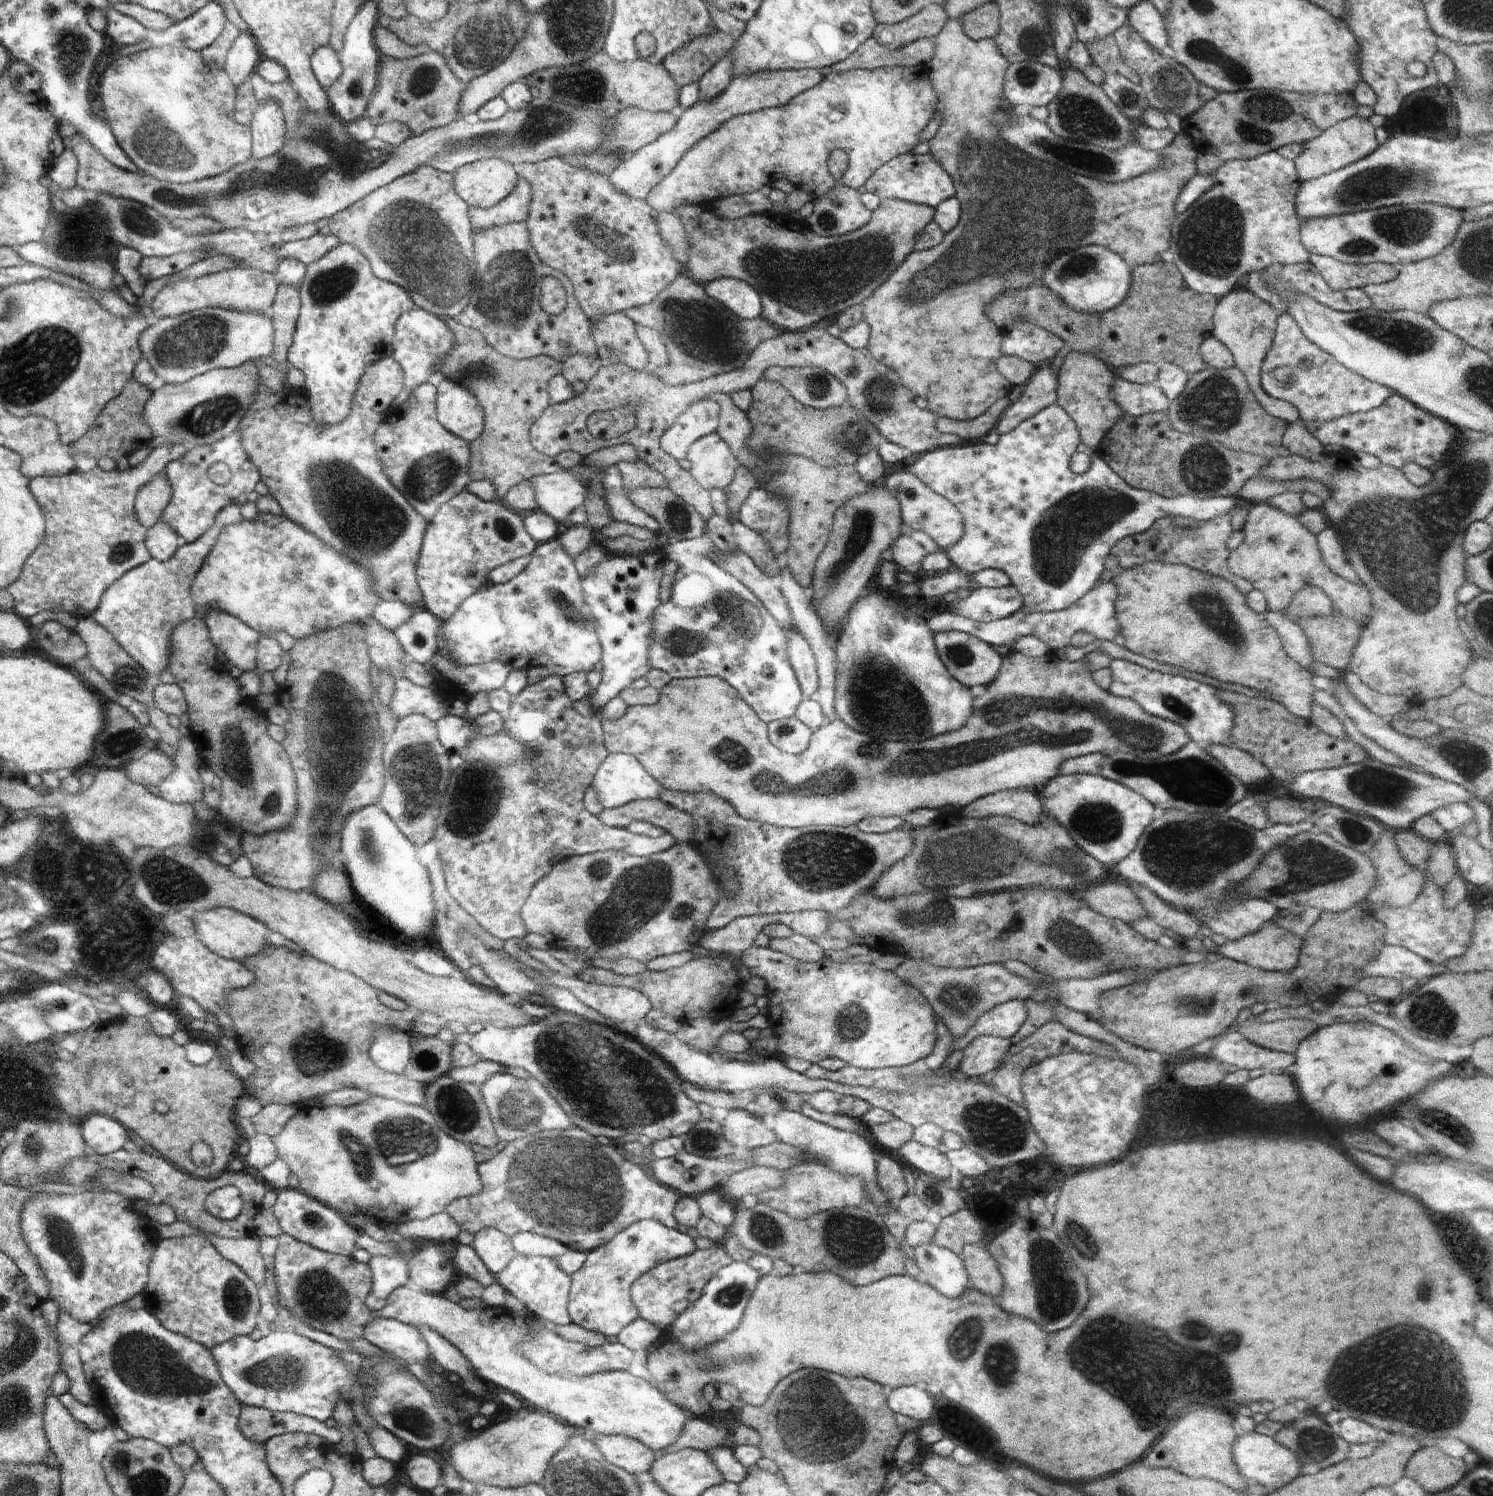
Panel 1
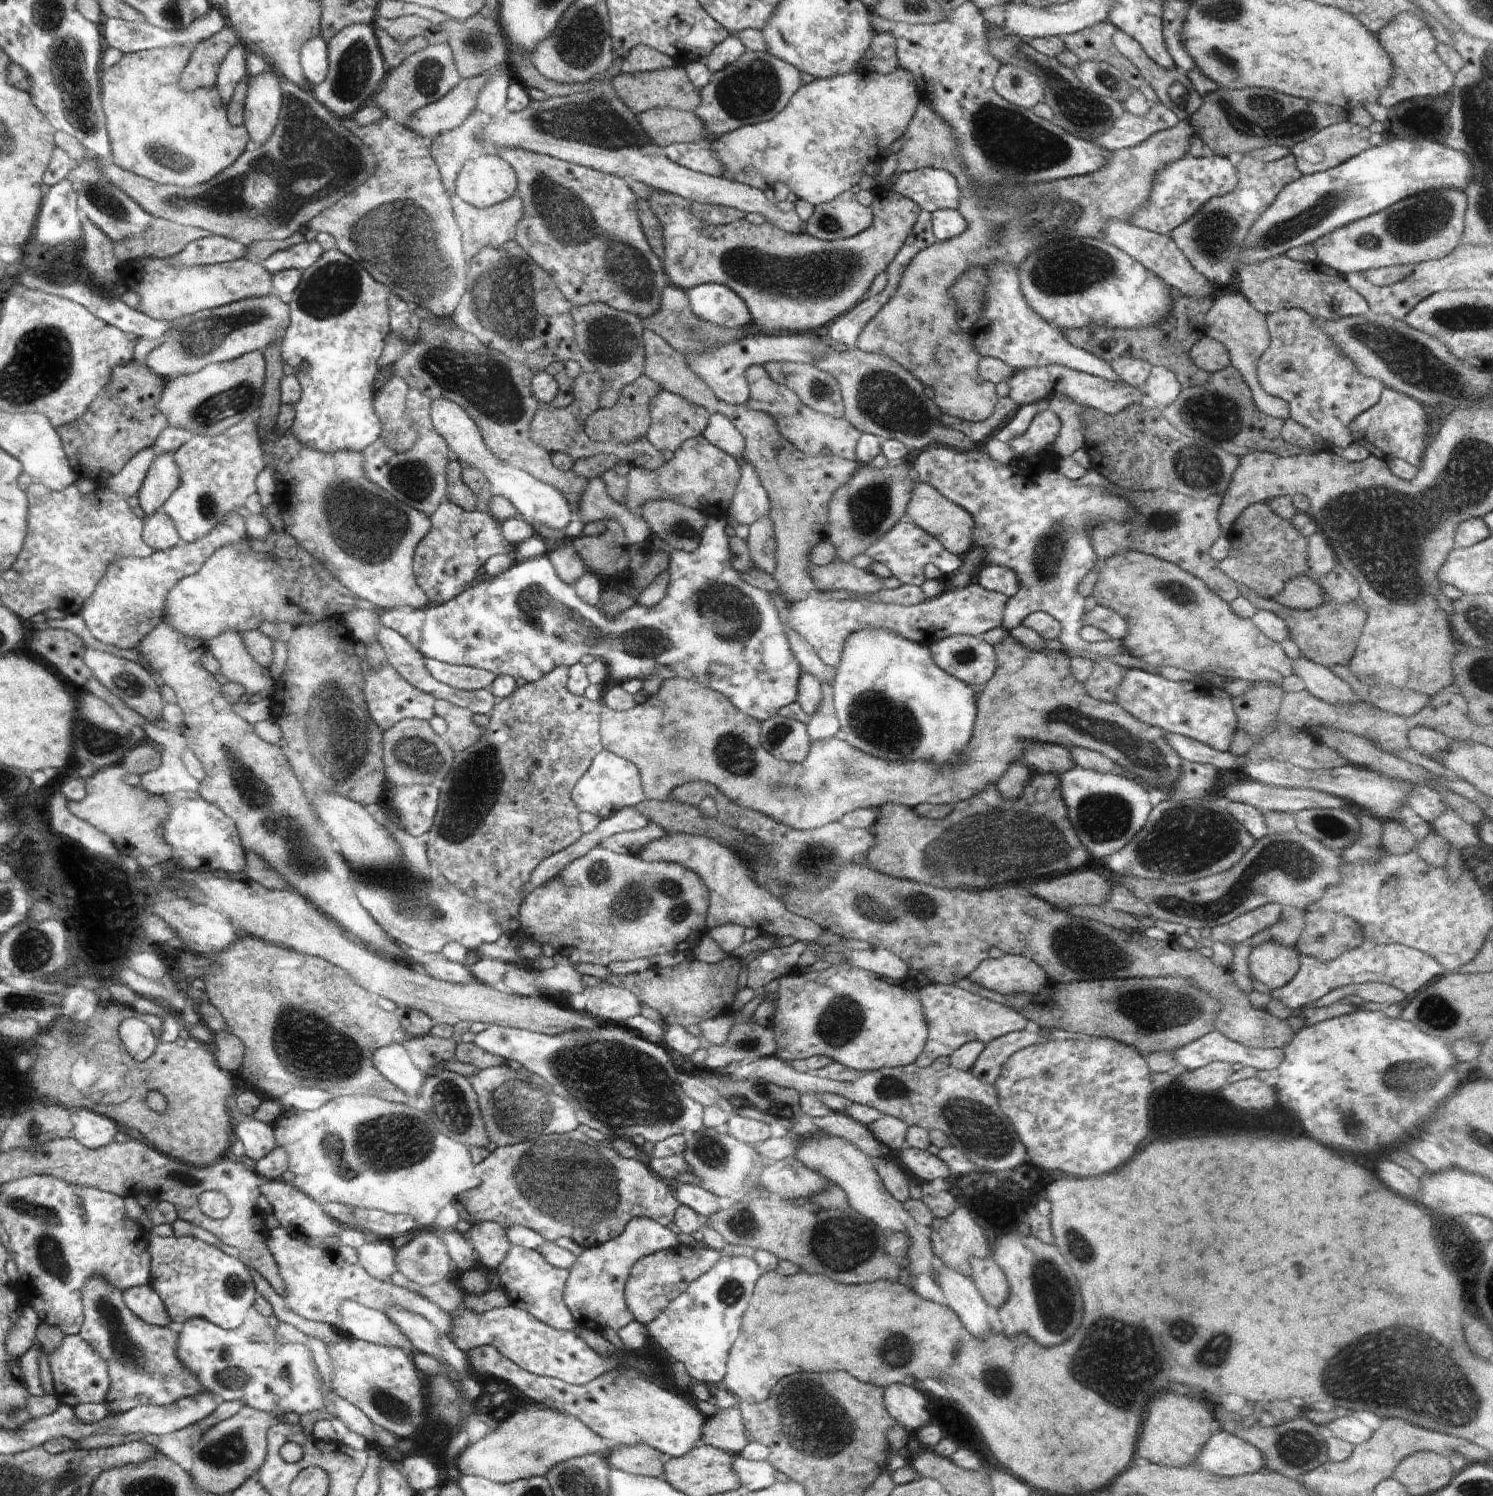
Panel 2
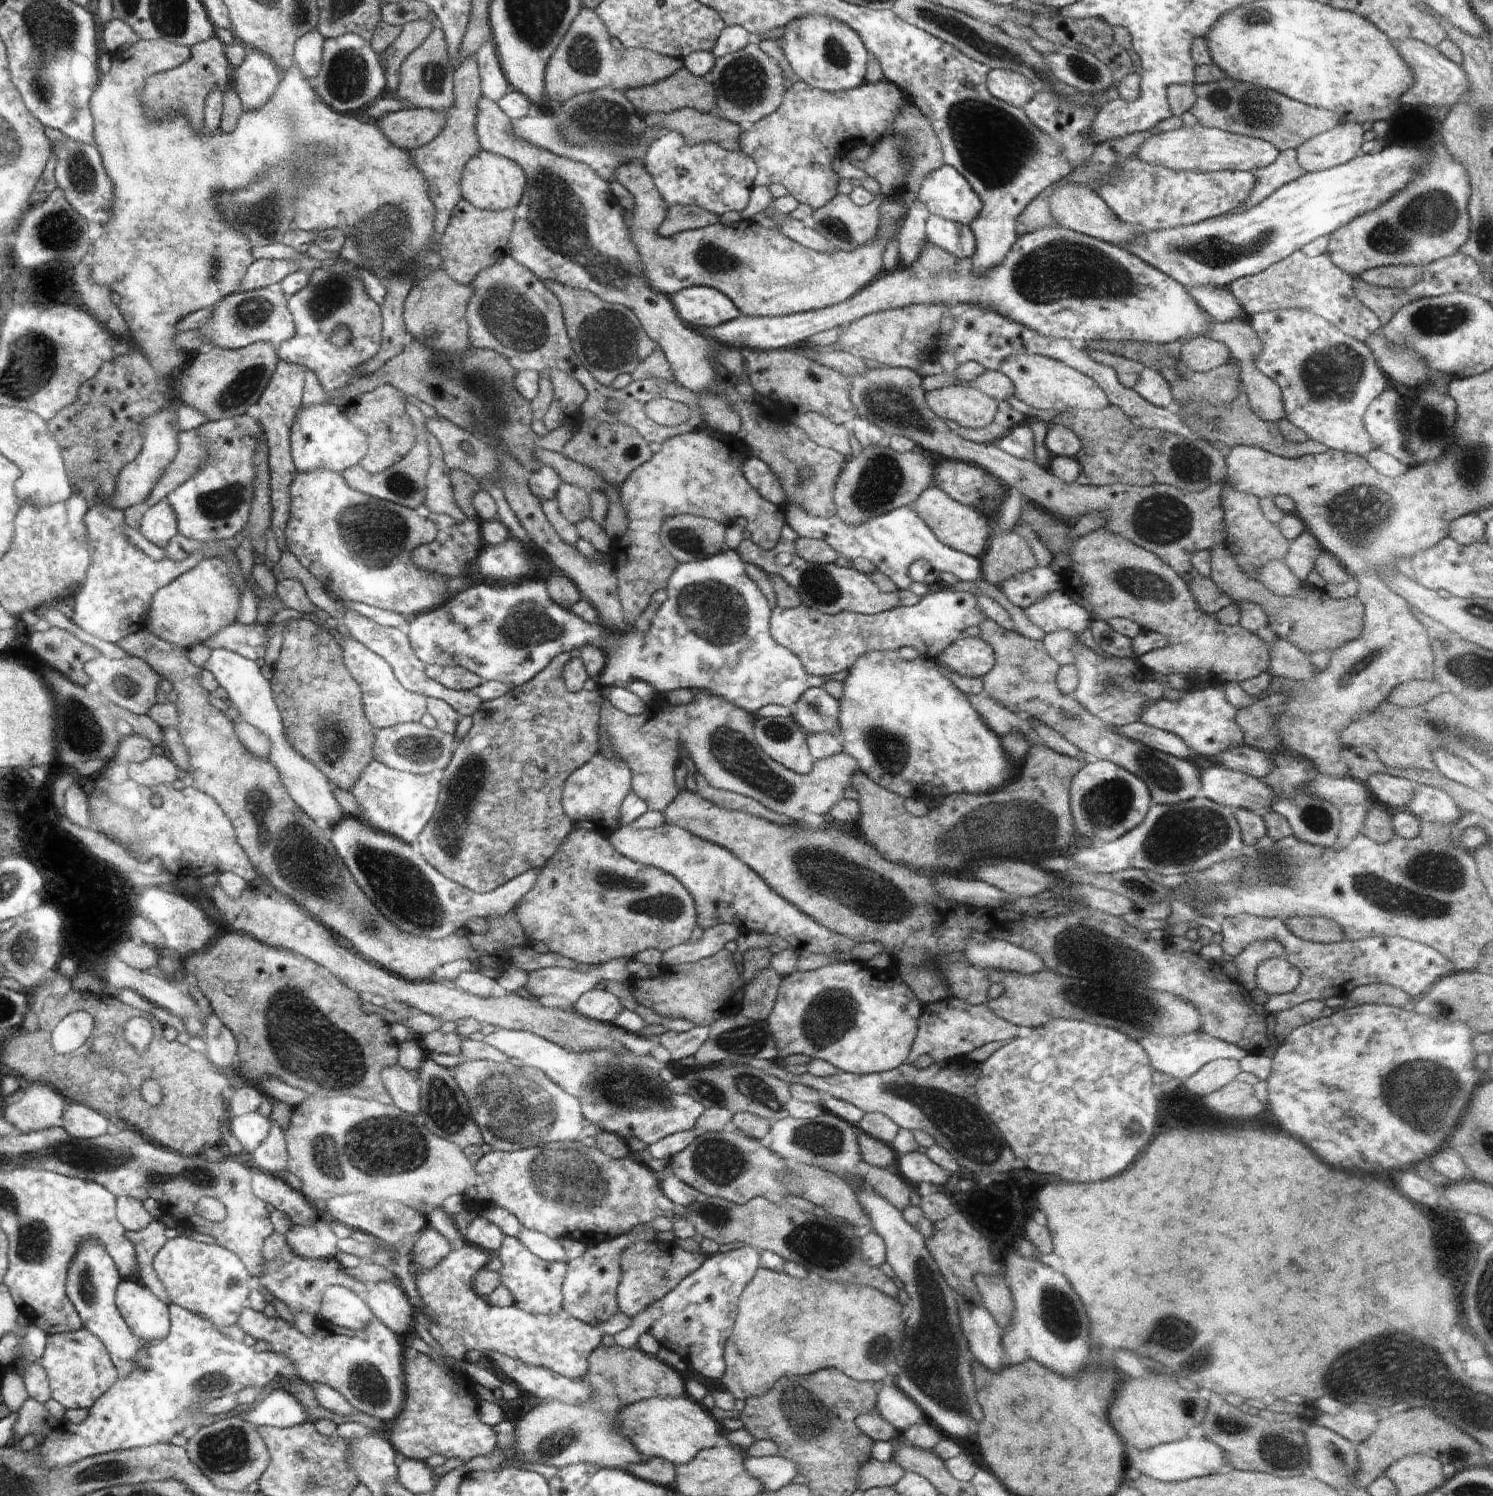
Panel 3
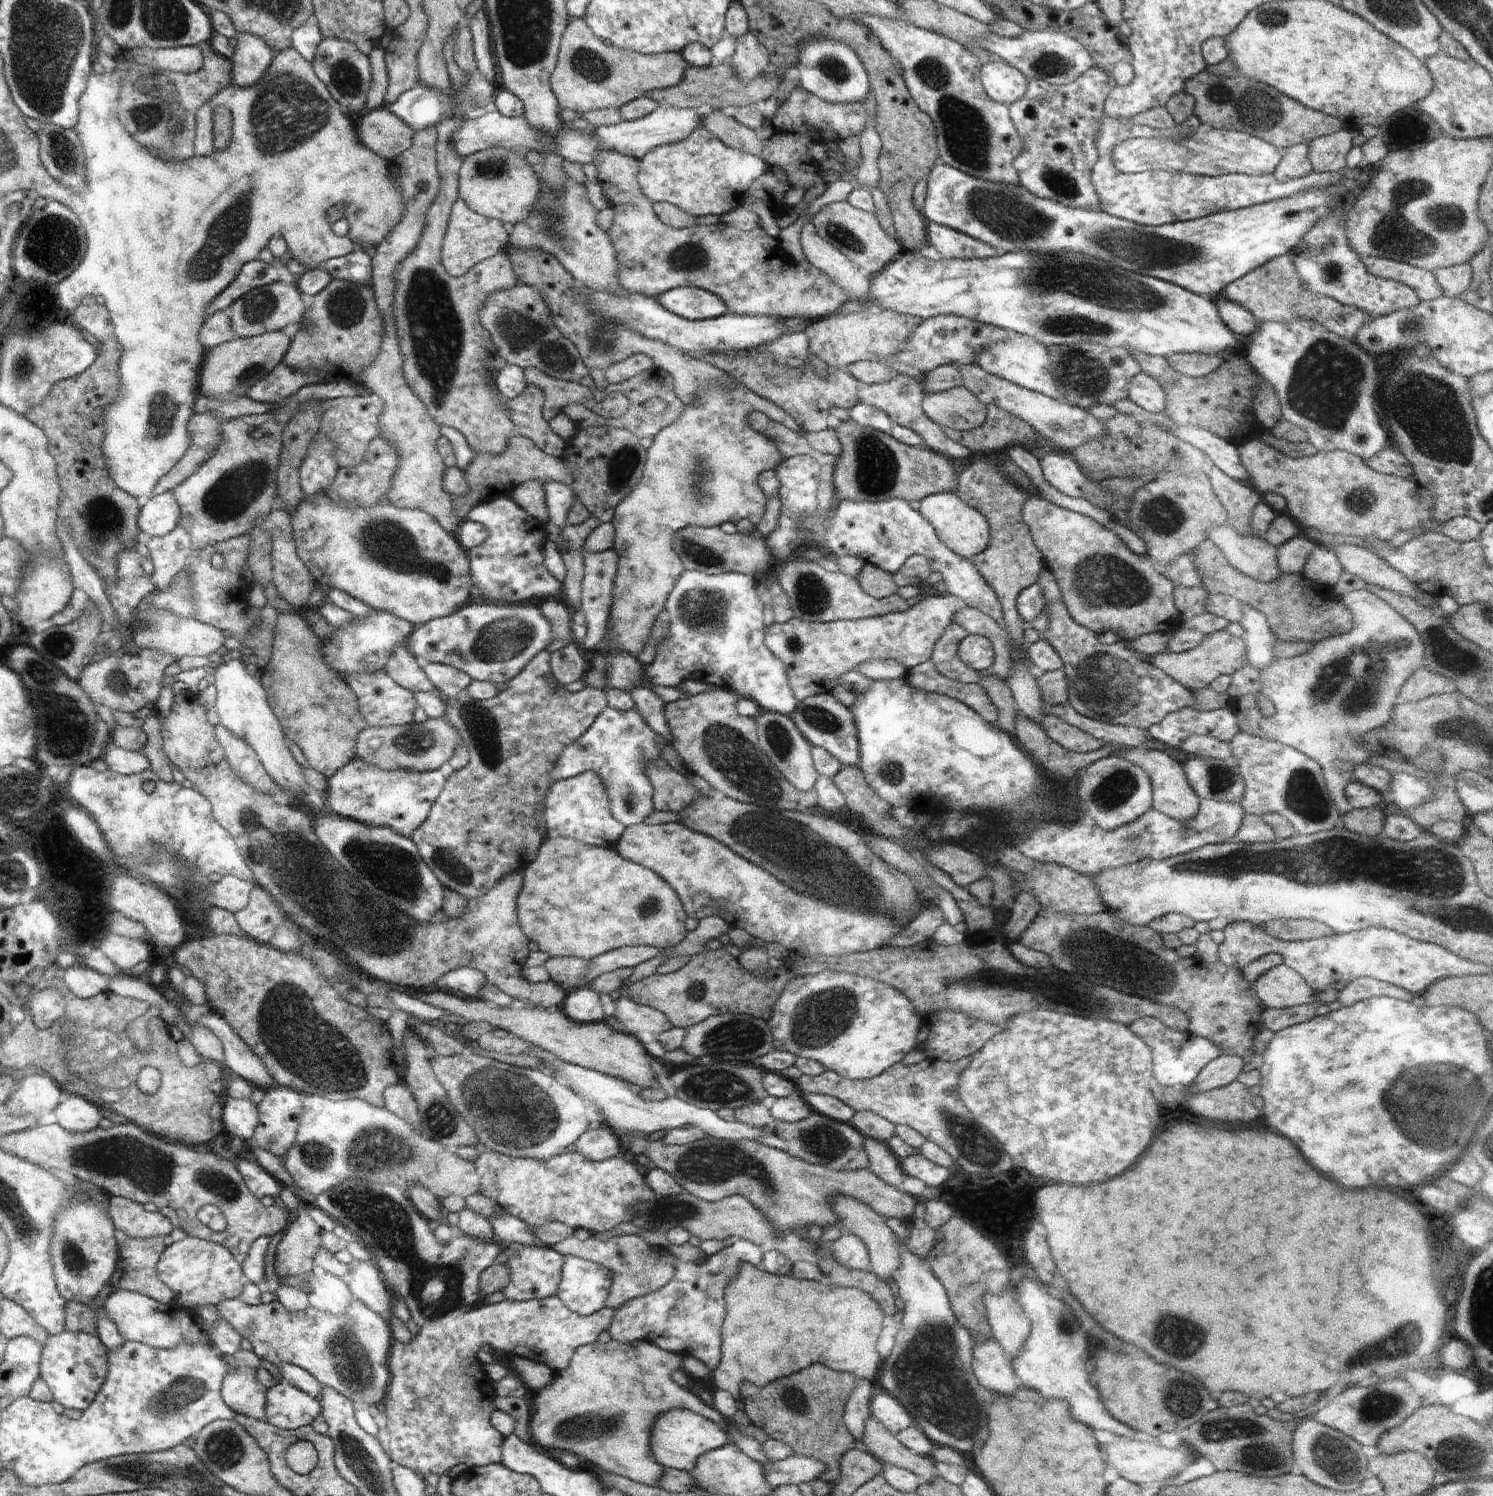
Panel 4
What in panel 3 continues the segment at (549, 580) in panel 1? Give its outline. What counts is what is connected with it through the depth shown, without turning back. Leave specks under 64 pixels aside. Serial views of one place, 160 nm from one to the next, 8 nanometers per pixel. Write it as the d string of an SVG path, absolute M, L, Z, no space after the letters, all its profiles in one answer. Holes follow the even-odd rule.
M726 549L718 551L712 556L707 556L702 560L691 560L678 563L674 569L672 576L668 579L666 590L666 600L661 604L661 607L656 611L650 628L645 632L643 636L643 630L636 626L626 626L624 631L613 631L606 625L603 625L599 621L594 624L582 620L574 611L563 607L560 603L550 598L550 592L548 589L548 582L544 579L539 579L537 576L532 576L526 579L518 579L513 583L504 582L489 582L482 581L474 582L474 584L468 585L466 589L456 591L454 598L448 599L441 607L433 608L429 611L424 611L422 614L418 614L414 617L410 617L409 629L407 632L412 650L416 653L416 656L426 665L442 665L442 666L461 666L469 669L470 672L476 673L481 676L484 681L500 681L505 682L511 687L519 687L529 680L532 680L543 668L546 668L550 661L561 653L569 653L574 648L586 647L589 644L596 645L606 656L606 666L602 674L598 677L599 681L604 686L615 687L627 686L628 680L644 680L648 682L659 691L662 695L666 691L675 691L678 689L695 689L697 691L708 691L713 695L719 696L724 700L727 700L730 704L743 708L750 715L756 714L756 712L762 710L766 705L784 705L791 707L795 702L806 692L806 689L812 687L822 687L828 680L845 681L849 670L844 672L836 672L836 674L830 674L825 676L809 675L803 667L802 661L796 656L789 648L778 644L773 639L770 632L770 619L771 608L769 600L762 594L762 591L758 588L758 585L746 574L744 562L741 559L739 553L734 549Z

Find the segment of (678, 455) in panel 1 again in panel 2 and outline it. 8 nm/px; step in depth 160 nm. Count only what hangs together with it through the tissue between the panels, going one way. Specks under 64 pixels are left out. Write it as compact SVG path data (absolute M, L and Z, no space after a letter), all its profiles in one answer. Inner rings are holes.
M660 391L651 403L649 412L652 424L648 427L648 440L660 450L674 452L685 440L701 435L711 415L703 406L683 399L670 391Z

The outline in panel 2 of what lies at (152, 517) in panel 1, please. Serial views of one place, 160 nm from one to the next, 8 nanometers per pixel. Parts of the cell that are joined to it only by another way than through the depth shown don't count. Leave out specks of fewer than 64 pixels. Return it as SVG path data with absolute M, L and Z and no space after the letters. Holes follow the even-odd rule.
M173 452L156 456L142 488L134 494L137 499L135 505L140 506L145 519L162 510L170 495L181 486L181 471L173 456Z

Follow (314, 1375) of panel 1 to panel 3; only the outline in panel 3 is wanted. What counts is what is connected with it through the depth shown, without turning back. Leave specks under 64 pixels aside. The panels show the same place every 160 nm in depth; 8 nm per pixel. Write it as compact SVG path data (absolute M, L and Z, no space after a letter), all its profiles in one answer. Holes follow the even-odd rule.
M172 1302L168 1307L170 1317L174 1318L172 1322L174 1326L171 1327L169 1335L146 1346L139 1355L137 1370L128 1379L121 1379L118 1376L117 1381L89 1408L88 1417L84 1422L75 1424L65 1418L56 1420L44 1404L28 1398L16 1413L17 1421L14 1425L13 1437L15 1446L18 1446L22 1438L31 1434L36 1441L34 1449L41 1458L41 1467L54 1468L65 1467L94 1455L145 1447L158 1441L169 1442L174 1434L186 1434L190 1429L214 1422L212 1415L201 1412L201 1404L205 1403L205 1400L212 1400L228 1393L238 1394L244 1387L254 1387L260 1393L266 1386L272 1386L273 1391L260 1404L252 1405L246 1411L235 1414L235 1417L240 1417L254 1426L280 1428L305 1422L306 1410L294 1399L294 1386L298 1379L303 1379L300 1378L299 1370L291 1356L279 1352L258 1352L256 1348L246 1346L244 1342L226 1340L212 1322L198 1313L190 1312L189 1309Z

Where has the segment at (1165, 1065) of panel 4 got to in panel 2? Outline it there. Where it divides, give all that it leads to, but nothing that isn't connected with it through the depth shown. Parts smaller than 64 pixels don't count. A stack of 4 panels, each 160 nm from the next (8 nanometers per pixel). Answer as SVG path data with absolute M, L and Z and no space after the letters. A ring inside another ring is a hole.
M1216 1030L1176 1049L1172 1054L1186 1070L1196 1070L1212 1061L1222 1061L1237 1067L1270 1071L1278 1068L1285 1057L1283 1049L1249 1047Z

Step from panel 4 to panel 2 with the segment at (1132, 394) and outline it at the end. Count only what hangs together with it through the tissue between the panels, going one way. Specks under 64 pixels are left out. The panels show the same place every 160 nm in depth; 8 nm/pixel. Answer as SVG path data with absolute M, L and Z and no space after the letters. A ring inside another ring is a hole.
M1153 365L1150 376L1141 390L1147 402L1161 409L1174 402L1183 387L1174 371L1160 365Z

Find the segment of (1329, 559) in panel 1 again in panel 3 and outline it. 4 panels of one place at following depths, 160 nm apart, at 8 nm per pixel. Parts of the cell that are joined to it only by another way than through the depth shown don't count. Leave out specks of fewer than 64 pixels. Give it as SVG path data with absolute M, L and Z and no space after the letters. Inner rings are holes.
M1305 530L1291 542L1290 550L1283 561L1299 579L1304 581L1312 570L1319 568L1324 551L1319 540L1316 540L1310 531Z

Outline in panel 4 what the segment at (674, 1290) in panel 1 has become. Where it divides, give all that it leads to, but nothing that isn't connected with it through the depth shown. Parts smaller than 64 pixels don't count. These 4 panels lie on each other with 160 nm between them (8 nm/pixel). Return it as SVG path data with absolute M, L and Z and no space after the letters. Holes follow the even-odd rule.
M635 1234L616 1235L608 1241L597 1240L594 1236L587 1240L579 1240L572 1235L559 1243L553 1244L552 1248L562 1256L580 1257L604 1265L610 1270L612 1284L605 1306L614 1310L619 1309L633 1298L660 1290L675 1275L675 1264L668 1248L649 1245L642 1237Z

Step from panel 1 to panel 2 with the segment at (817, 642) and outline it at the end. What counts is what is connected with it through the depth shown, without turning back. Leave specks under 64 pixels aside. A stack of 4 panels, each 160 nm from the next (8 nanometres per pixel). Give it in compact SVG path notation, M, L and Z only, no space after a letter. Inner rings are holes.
M830 681L821 684L822 700L807 722L808 736L812 743L840 735L840 725L833 705L833 686Z

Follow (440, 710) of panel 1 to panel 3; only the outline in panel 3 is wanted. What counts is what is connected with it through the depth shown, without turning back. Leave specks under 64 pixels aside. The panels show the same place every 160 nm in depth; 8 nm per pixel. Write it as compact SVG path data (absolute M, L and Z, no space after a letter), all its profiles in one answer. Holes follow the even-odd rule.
M340 635L343 660L351 675L361 687L365 701L365 715L374 728L390 728L397 724L418 722L427 713L424 695L406 690L393 673L392 667L384 658L366 648L356 639L343 638Z

